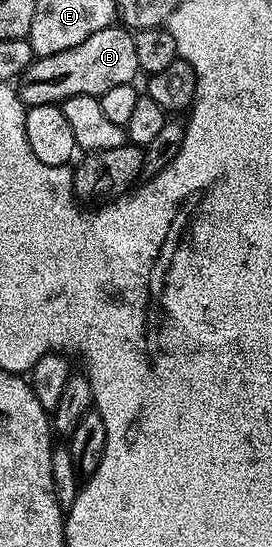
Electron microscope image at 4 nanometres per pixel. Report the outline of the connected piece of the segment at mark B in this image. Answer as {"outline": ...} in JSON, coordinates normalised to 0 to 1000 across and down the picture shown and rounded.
{"outline":[[[408,46],[368,53],[368,60],[338,60],[324,75],[265,82],[265,90],[235,90],[235,97],[129,106],[74,141],[74,172],[99,196],[180,188],[221,192],[250,177],[379,174],[423,155],[493,152],[511,137],[489,62],[460,48]]]}

